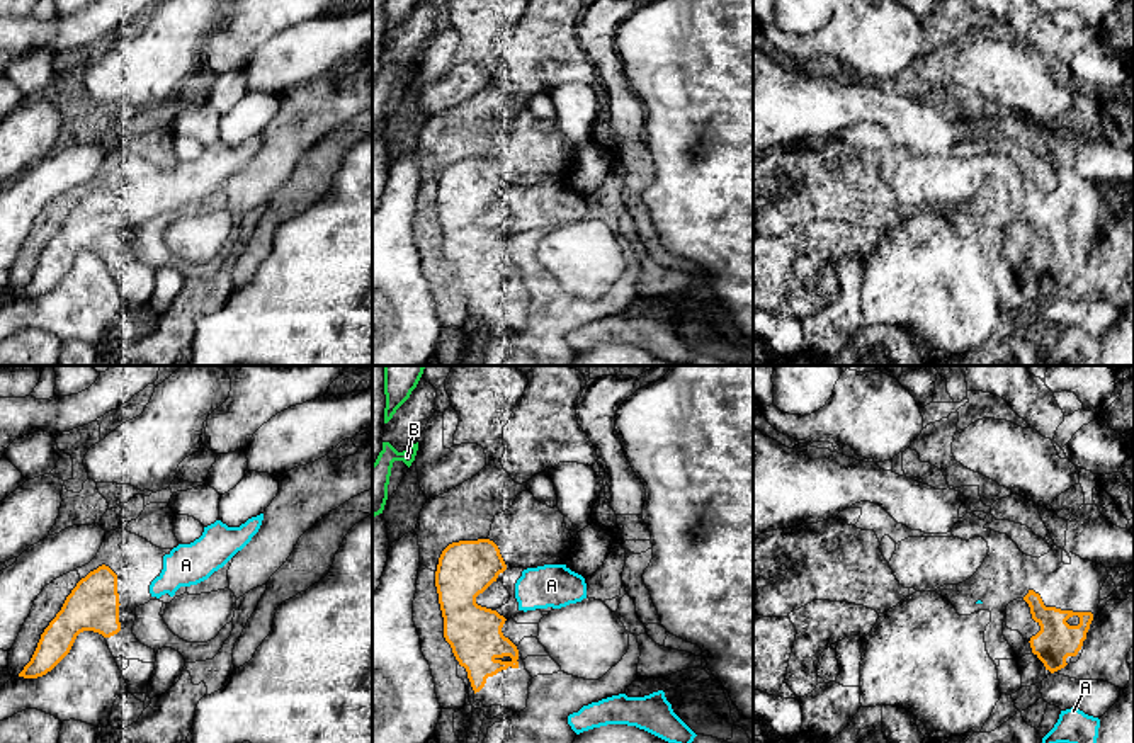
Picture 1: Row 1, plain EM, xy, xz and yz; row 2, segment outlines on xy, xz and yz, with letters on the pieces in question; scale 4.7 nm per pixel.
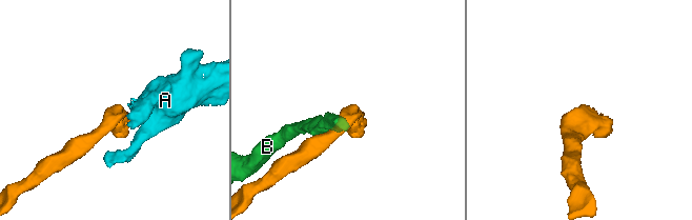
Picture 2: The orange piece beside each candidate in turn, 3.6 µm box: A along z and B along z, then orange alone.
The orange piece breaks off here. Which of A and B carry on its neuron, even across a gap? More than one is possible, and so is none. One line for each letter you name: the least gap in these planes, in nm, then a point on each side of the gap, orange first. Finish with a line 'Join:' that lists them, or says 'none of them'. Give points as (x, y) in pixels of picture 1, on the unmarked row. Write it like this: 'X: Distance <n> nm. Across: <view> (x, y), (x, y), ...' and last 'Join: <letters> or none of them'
A: Distance 80 nm. Across: xz (505, 187), (517, 199)
Join: A

